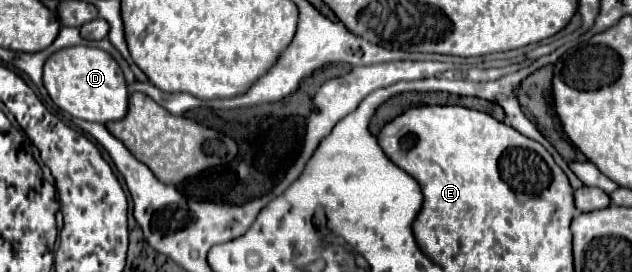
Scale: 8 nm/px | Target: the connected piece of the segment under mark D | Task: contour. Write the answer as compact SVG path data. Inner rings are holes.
M72 46L52 54L44 64L44 86L52 102L74 118L108 124L122 120L128 112L128 90L118 62L104 50Z

